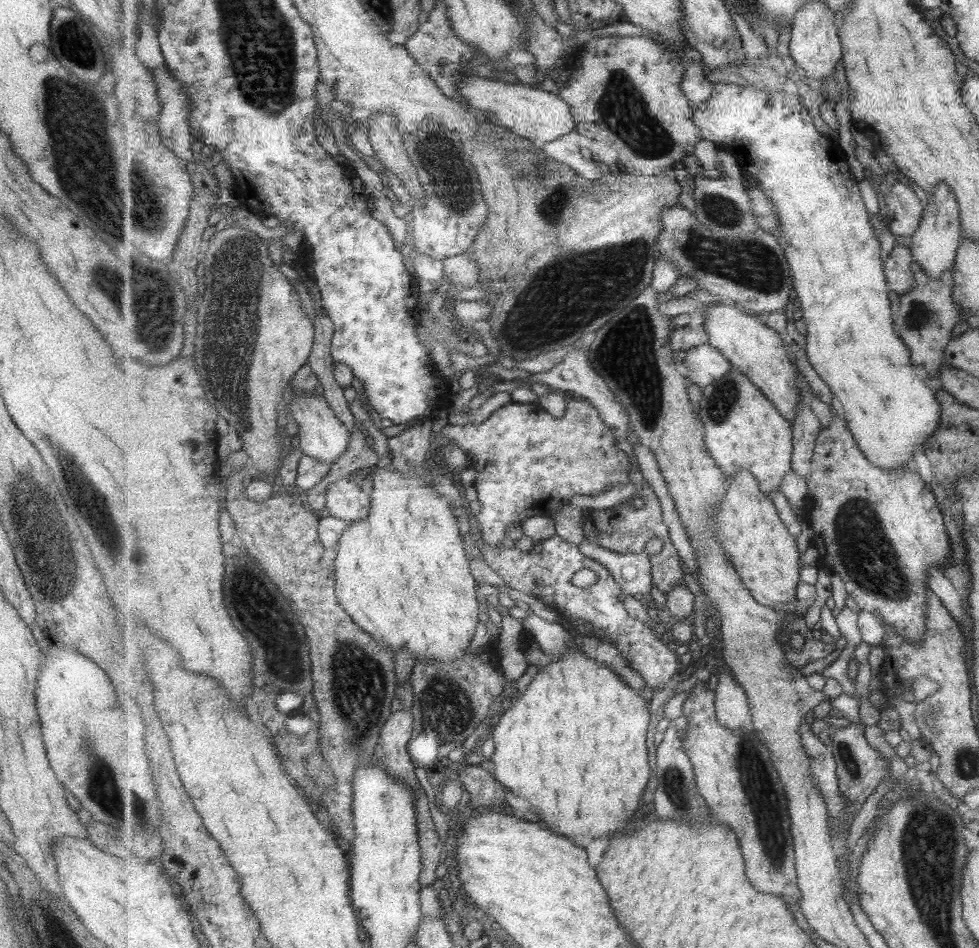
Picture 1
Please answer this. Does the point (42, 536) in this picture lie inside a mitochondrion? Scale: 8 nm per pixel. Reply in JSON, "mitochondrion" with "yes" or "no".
{"mitochondrion":"yes"}

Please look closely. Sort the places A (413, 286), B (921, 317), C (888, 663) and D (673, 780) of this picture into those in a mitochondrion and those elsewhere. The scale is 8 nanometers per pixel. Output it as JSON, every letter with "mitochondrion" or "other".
{"A":"other","B":"mitochondrion","C":"other","D":"mitochondrion"}

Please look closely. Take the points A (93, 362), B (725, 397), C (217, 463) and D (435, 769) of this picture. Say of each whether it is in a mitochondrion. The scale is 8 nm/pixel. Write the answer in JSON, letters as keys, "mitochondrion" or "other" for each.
{"A":"other","B":"mitochondrion","C":"other","D":"other"}

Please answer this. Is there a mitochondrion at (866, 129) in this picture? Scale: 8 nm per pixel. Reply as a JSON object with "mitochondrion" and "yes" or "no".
{"mitochondrion":"no"}

